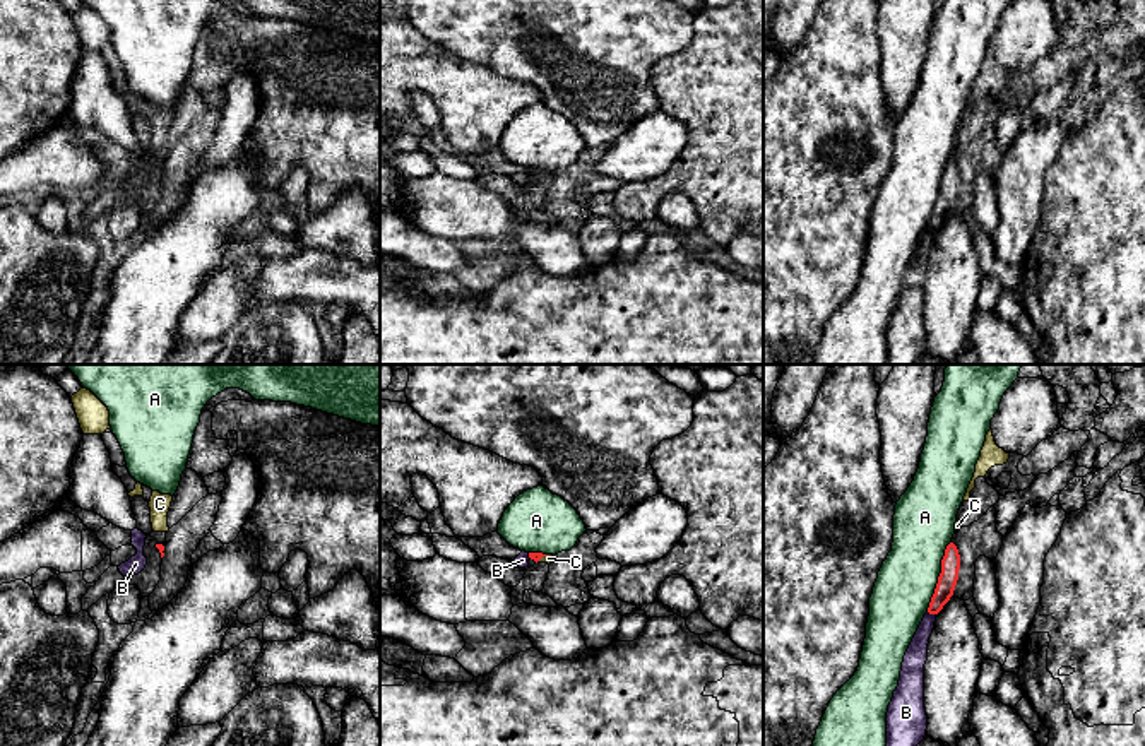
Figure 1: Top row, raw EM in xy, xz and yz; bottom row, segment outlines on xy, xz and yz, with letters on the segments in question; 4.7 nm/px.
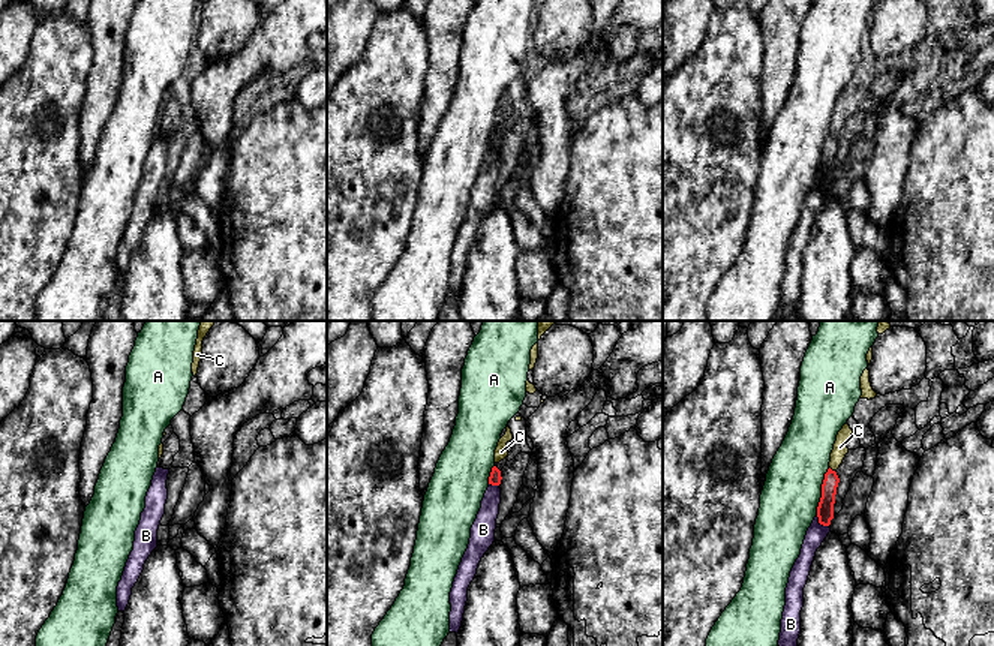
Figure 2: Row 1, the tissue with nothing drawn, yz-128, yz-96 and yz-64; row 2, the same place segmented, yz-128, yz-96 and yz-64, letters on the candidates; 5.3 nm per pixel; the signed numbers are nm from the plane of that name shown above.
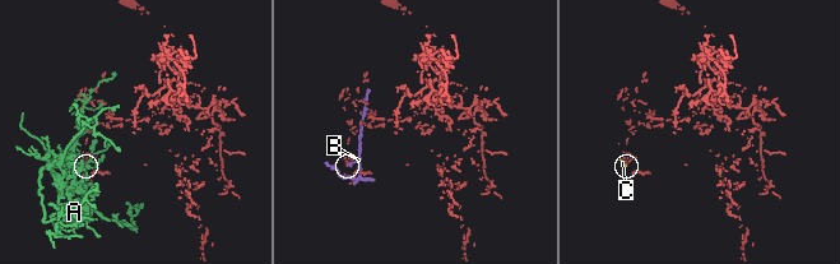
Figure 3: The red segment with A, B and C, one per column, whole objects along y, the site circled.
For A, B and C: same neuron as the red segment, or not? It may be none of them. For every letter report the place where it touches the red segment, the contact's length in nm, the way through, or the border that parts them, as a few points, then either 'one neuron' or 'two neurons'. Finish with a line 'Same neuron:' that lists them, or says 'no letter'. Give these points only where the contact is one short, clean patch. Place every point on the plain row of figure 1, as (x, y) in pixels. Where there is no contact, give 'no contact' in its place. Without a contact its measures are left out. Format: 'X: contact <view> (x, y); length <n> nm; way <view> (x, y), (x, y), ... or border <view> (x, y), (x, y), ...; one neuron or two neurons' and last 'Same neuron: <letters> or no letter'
A: contact yz (938, 194); length 360 nm; two neurons
B: contact yz (931, 230); length 40 nm; two neurons
C: contact xz (541, 173); length 70 nm; border xz (546, 171), (536, 178); two neurons
Same neuron: no letter

